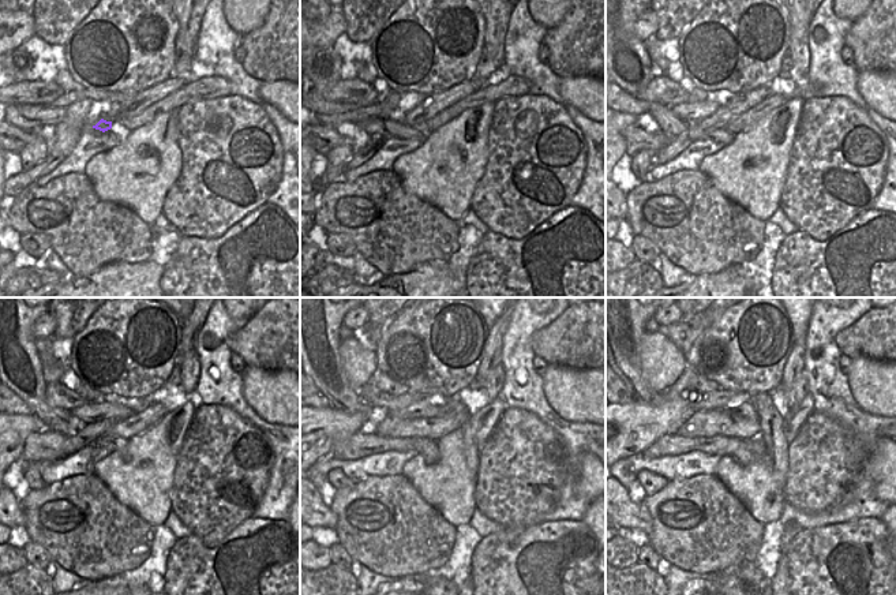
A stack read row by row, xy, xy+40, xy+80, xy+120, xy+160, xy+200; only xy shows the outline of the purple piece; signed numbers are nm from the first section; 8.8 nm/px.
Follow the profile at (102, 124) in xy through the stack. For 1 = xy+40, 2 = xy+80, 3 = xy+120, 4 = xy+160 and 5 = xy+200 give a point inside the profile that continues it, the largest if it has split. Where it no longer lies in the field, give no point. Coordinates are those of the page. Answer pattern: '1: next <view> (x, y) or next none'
1: next xy+40 (377, 128)
2: next xy+80 (671, 124)
3: next xy+120 (22, 373)
4: next xy+160 (327, 374)
5: next xy+200 (633, 325)

